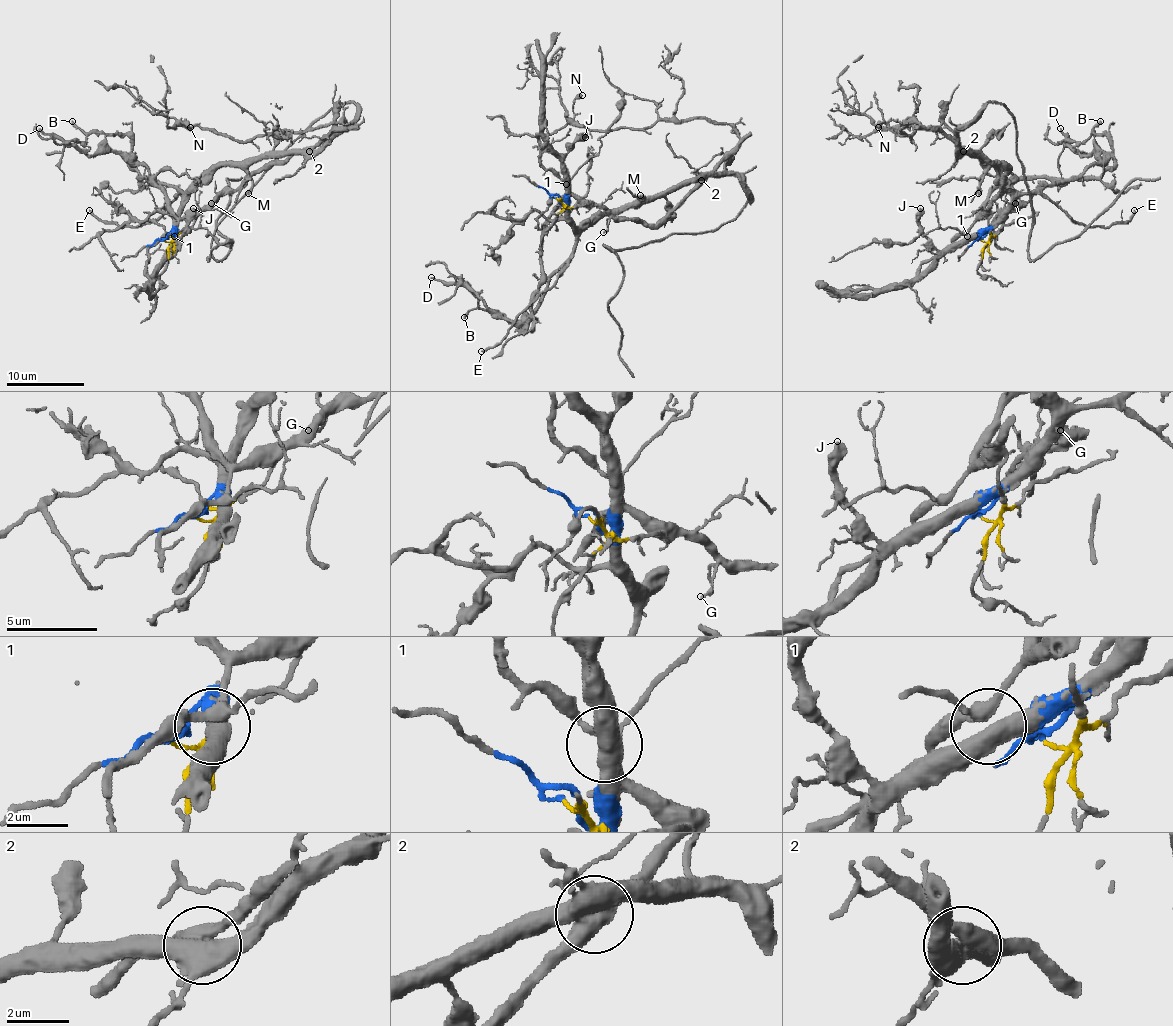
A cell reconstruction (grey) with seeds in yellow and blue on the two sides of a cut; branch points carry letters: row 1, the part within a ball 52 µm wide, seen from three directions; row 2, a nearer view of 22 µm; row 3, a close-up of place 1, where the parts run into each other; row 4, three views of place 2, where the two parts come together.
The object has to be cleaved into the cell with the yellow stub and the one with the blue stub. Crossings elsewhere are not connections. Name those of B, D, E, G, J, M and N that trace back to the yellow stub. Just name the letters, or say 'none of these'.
B, G, N

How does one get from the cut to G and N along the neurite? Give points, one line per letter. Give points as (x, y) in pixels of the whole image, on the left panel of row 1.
G: (164, 240), (170, 242), (182, 234), (218, 198), (216, 203), (211, 203)
N: (164, 240), (253, 174), (307, 153), (348, 126), (321, 124), (236, 141), (180, 120), (189, 128)

